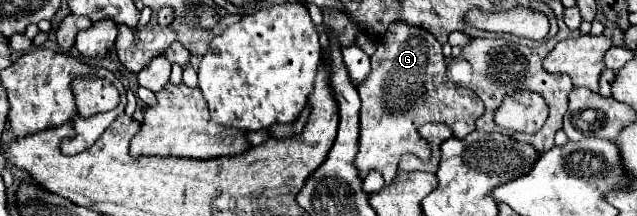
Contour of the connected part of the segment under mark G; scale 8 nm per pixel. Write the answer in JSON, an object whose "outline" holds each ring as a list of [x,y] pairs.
{"outline":[[[401,22],[389,26],[389,32],[377,42],[377,50],[371,56],[371,74],[357,86],[361,98],[361,114],[359,114],[359,152],[355,156],[355,168],[359,178],[363,180],[371,170],[377,170],[385,182],[394,180],[397,164],[403,154],[419,156],[419,134],[417,130],[427,124],[447,124],[455,138],[465,138],[475,130],[475,120],[485,114],[485,106],[477,98],[477,94],[469,88],[455,86],[445,76],[445,58],[441,54],[441,44],[423,28],[411,28]]]}

